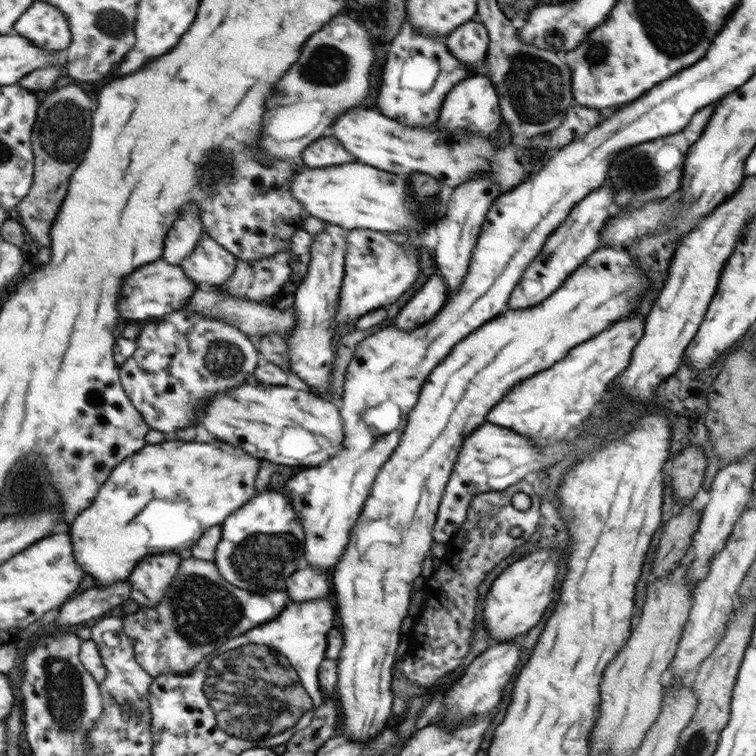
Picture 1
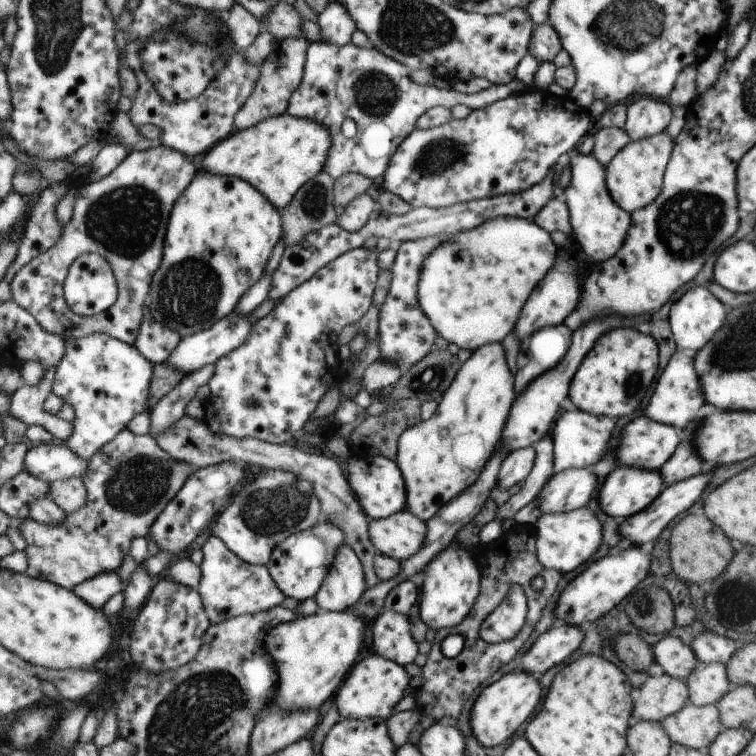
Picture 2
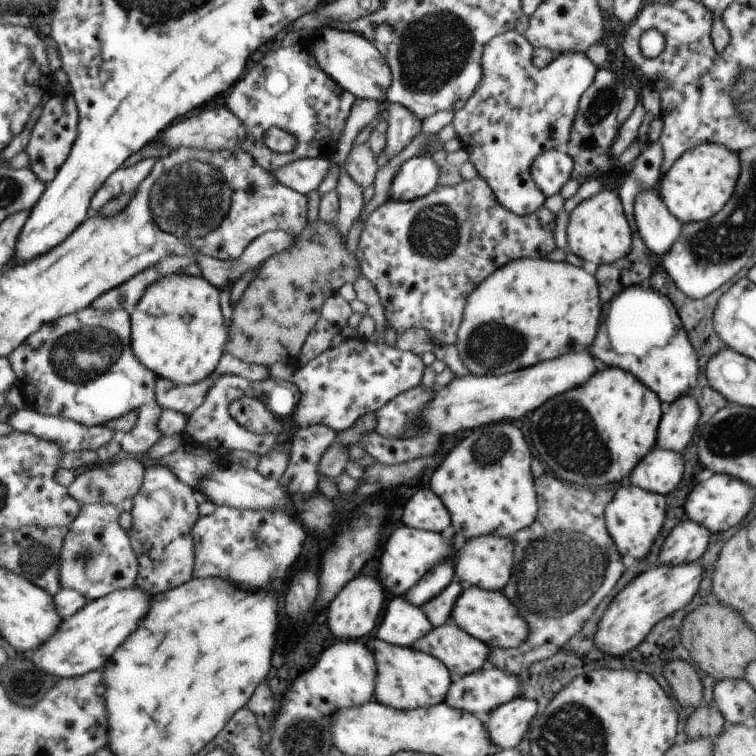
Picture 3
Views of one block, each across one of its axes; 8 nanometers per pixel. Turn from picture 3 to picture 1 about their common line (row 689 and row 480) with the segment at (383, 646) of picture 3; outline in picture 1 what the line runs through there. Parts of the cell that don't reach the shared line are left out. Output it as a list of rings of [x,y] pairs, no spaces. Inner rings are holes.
[[[600,247],[589,254],[584,264],[564,280],[556,292],[543,302],[522,310],[507,310],[488,321],[468,337],[461,339],[432,373],[420,390],[419,400],[408,413],[401,446],[397,454],[385,461],[385,470],[377,473],[373,494],[365,502],[365,514],[353,530],[353,542],[345,558],[333,566],[331,595],[337,601],[337,624],[341,633],[341,650],[337,662],[335,692],[339,694],[340,726],[338,734],[353,741],[371,743],[377,733],[385,729],[391,714],[391,666],[395,662],[397,646],[400,646],[399,626],[408,620],[407,606],[411,594],[411,582],[421,572],[421,560],[427,556],[431,542],[431,530],[435,529],[437,510],[444,496],[445,482],[452,474],[453,462],[460,454],[461,444],[469,438],[477,426],[484,424],[487,414],[512,386],[527,377],[549,369],[561,361],[568,350],[596,337],[616,321],[633,313],[644,293],[647,293],[647,275],[641,271],[639,261],[621,248]]]

